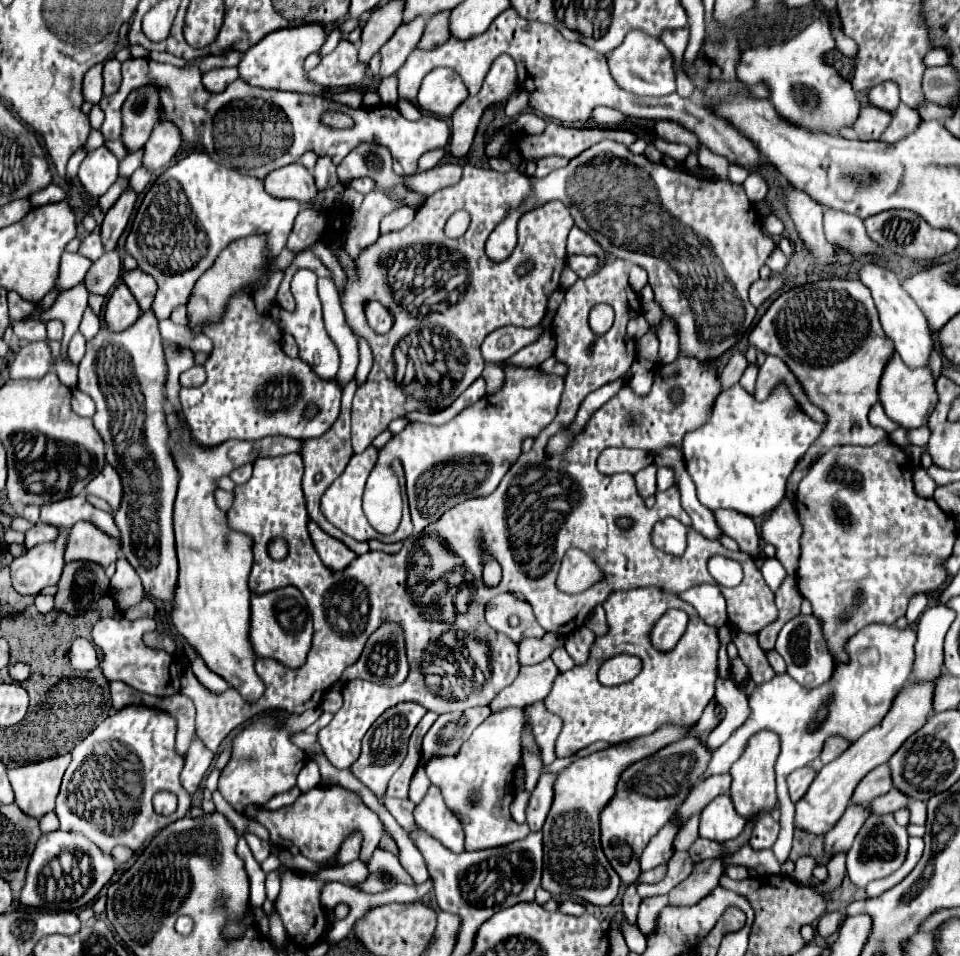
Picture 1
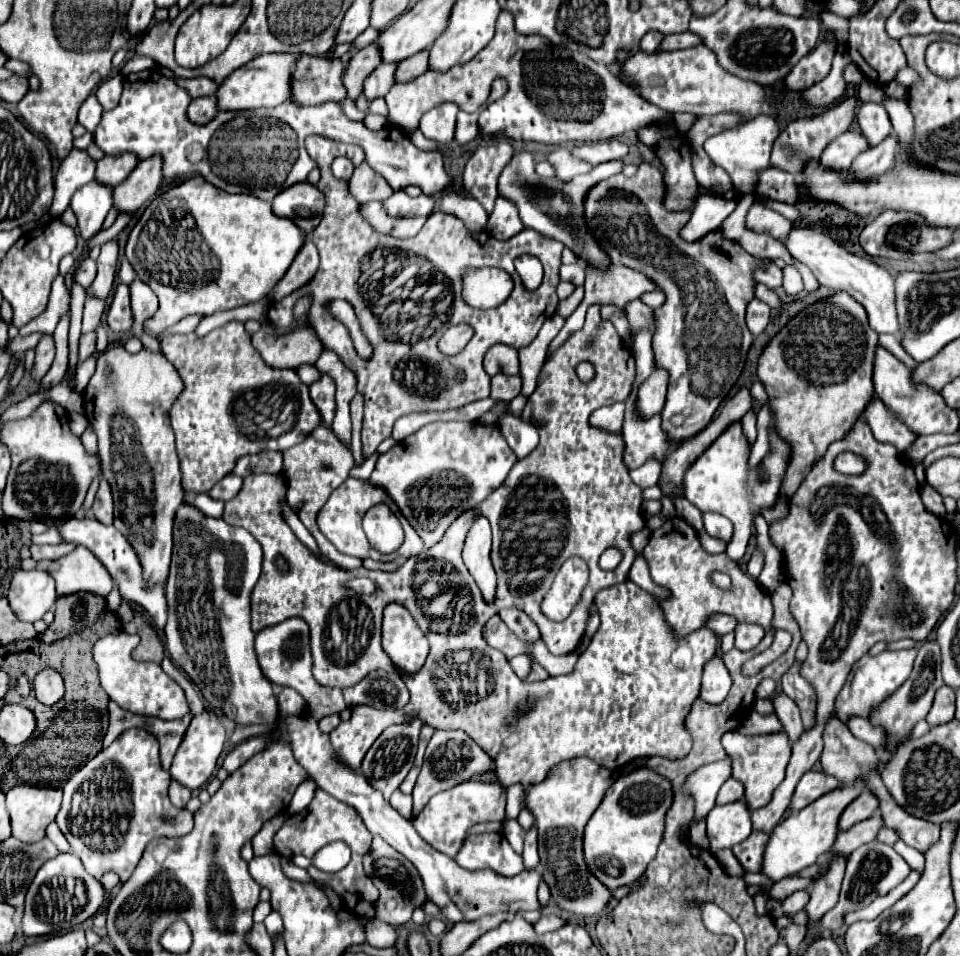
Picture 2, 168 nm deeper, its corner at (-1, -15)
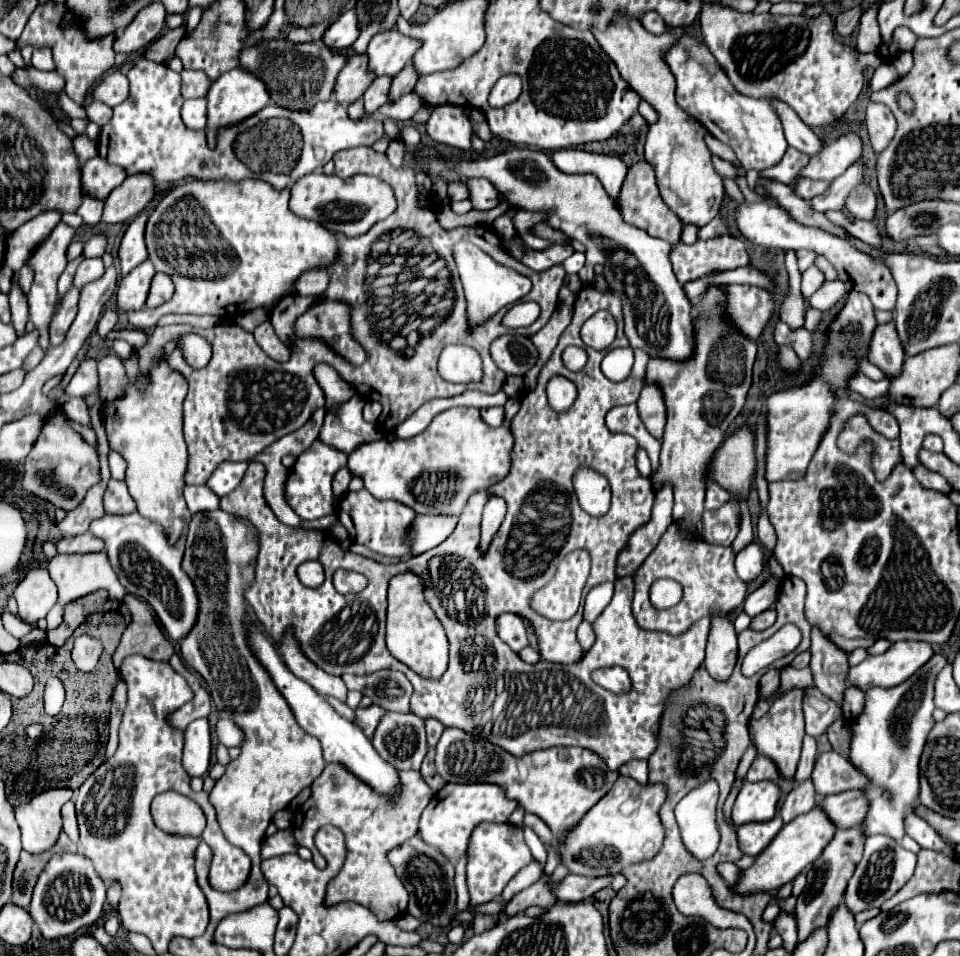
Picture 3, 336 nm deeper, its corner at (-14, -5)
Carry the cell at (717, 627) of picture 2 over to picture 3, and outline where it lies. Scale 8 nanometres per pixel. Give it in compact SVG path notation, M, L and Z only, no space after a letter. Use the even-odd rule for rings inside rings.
M769 577L769 579L765 581L763 587L755 589L755 591L745 599L743 611L745 611L749 617L759 615L761 611L769 609L769 607L775 603L775 599L777 599L777 591L779 591L779 579Z

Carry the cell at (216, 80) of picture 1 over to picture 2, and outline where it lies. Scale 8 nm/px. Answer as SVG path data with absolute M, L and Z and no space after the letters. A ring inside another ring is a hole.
M214 95L202 97L202 99L192 99L192 103L186 109L186 117L196 125L208 123L216 113L218 111L214 111Z

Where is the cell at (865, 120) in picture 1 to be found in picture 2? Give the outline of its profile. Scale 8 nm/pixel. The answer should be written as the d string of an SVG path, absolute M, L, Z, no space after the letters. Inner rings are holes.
M846 131L838 135L822 153L820 165L830 171L844 171L850 167L858 153L866 151L866 139L858 131Z

